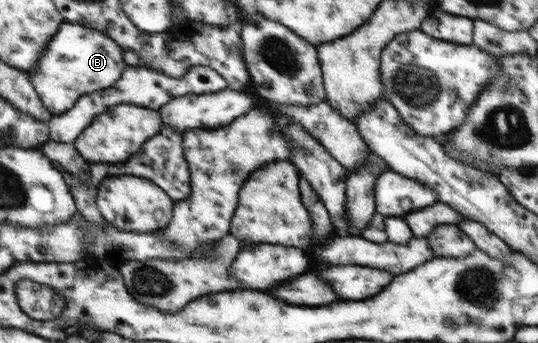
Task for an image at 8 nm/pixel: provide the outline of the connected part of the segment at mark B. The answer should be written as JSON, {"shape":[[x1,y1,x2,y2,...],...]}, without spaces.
{"shape":[[65,22,35,70,31,71,35,88,47,109,54,115,69,113,80,100,90,94,110,89,118,84,129,67,125,50,111,35,93,25]]}

